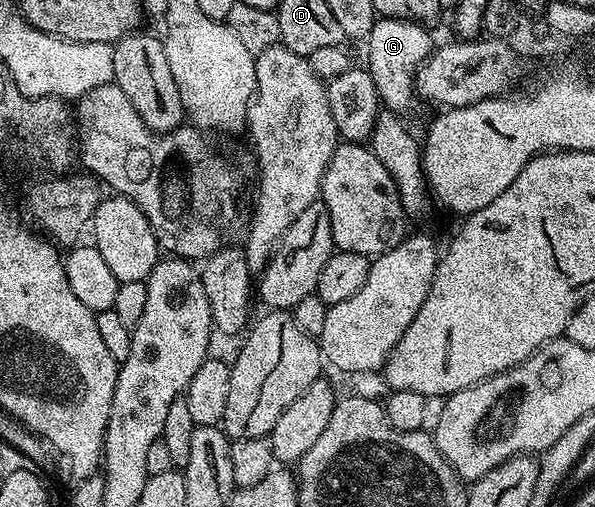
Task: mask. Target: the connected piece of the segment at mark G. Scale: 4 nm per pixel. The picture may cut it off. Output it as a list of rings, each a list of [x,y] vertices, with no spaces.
[[[381,17],[374,21],[369,32],[369,62],[367,68],[377,88],[380,104],[386,110],[404,114],[404,109],[415,101],[413,78],[415,67],[422,65],[435,48],[435,40],[426,26],[419,21],[407,21],[404,17]]]

